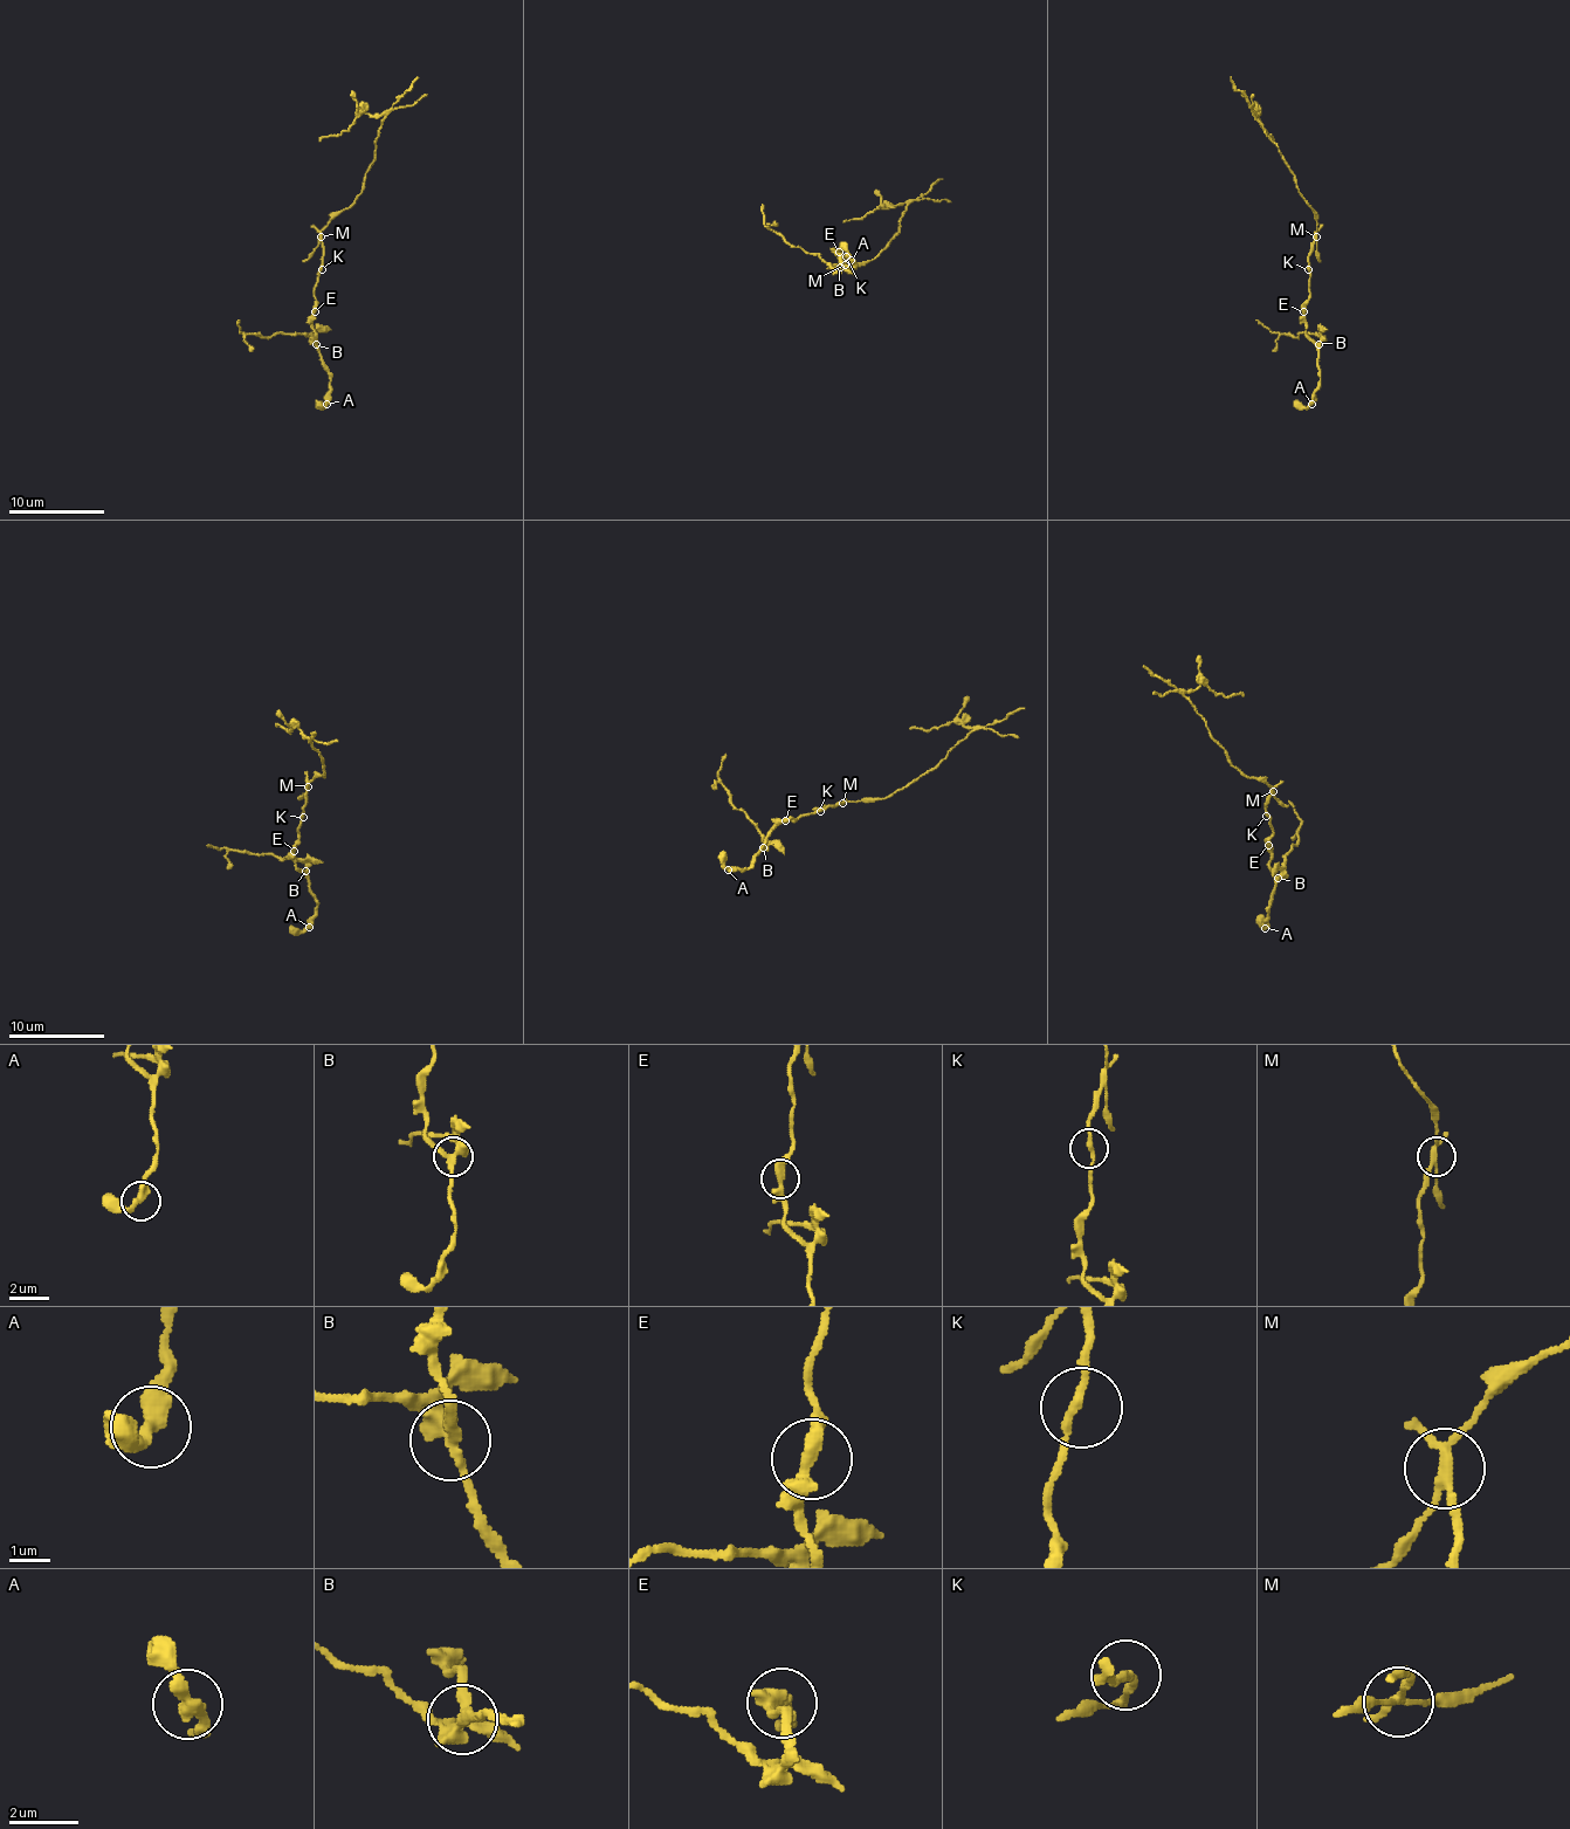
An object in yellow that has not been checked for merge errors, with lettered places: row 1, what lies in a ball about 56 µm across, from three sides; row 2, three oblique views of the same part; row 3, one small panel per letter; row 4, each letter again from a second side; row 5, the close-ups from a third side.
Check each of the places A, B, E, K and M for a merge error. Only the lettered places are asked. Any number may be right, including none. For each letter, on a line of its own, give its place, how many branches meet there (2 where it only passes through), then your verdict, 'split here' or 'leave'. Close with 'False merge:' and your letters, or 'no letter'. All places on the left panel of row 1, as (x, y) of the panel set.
A: at (326, 404); 2 branches meet; leave
B: at (316, 344); 3 branches meet; split here
E: at (315, 311); 3 branches meet; leave
K: at (322, 269); 2 branches meet; leave
M: at (321, 236); 4 branches meet; split here
False merge: B, M

